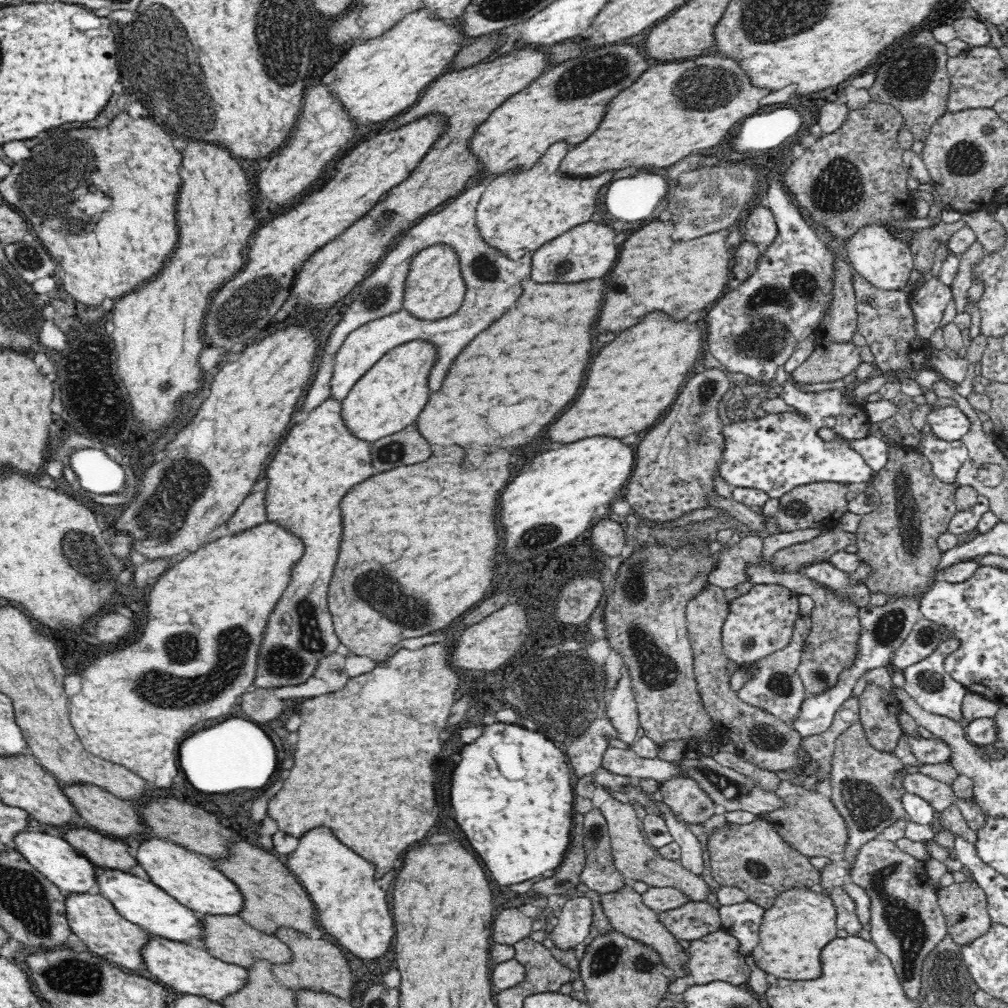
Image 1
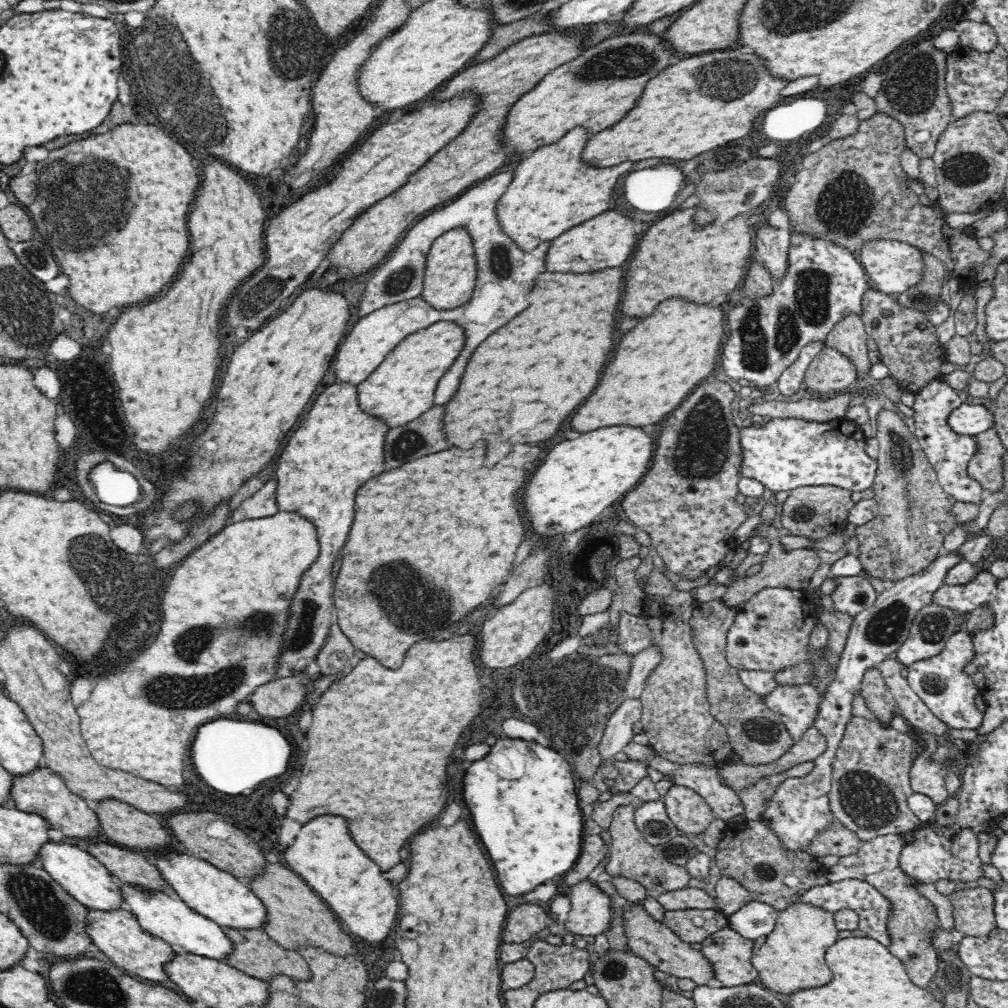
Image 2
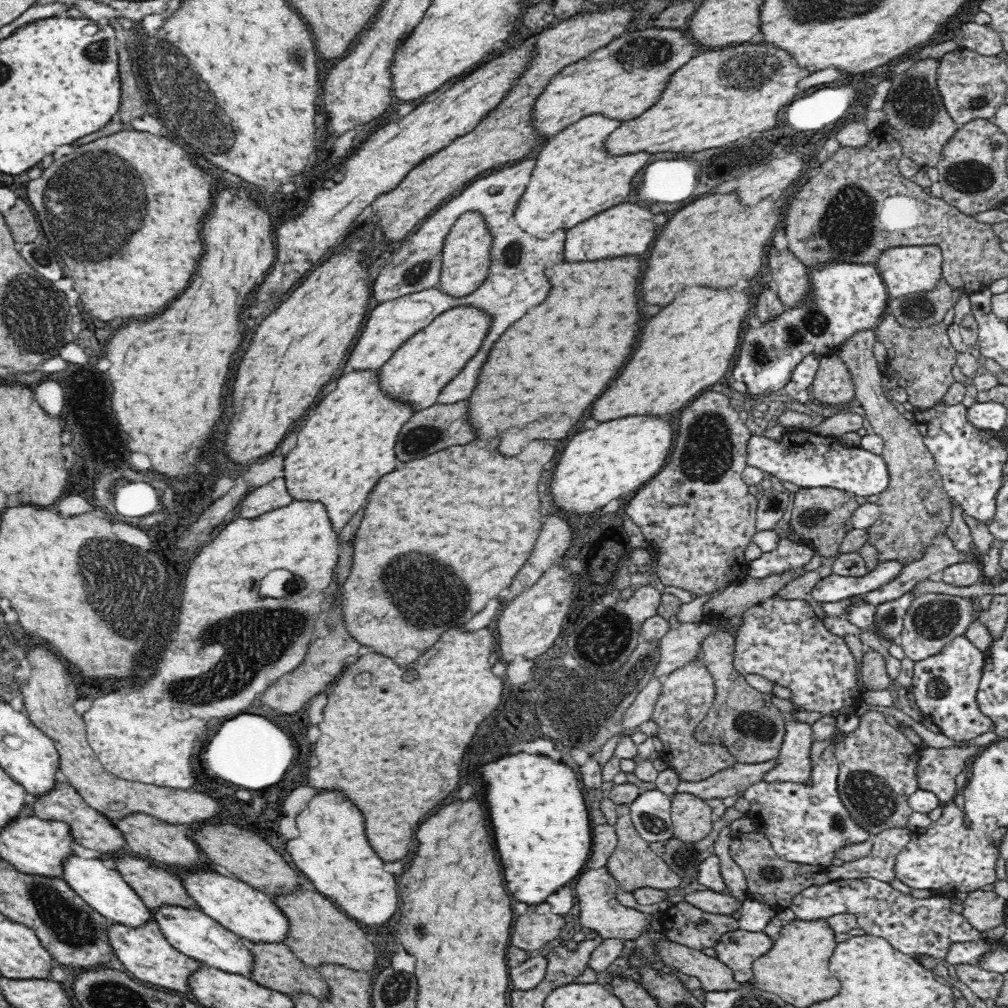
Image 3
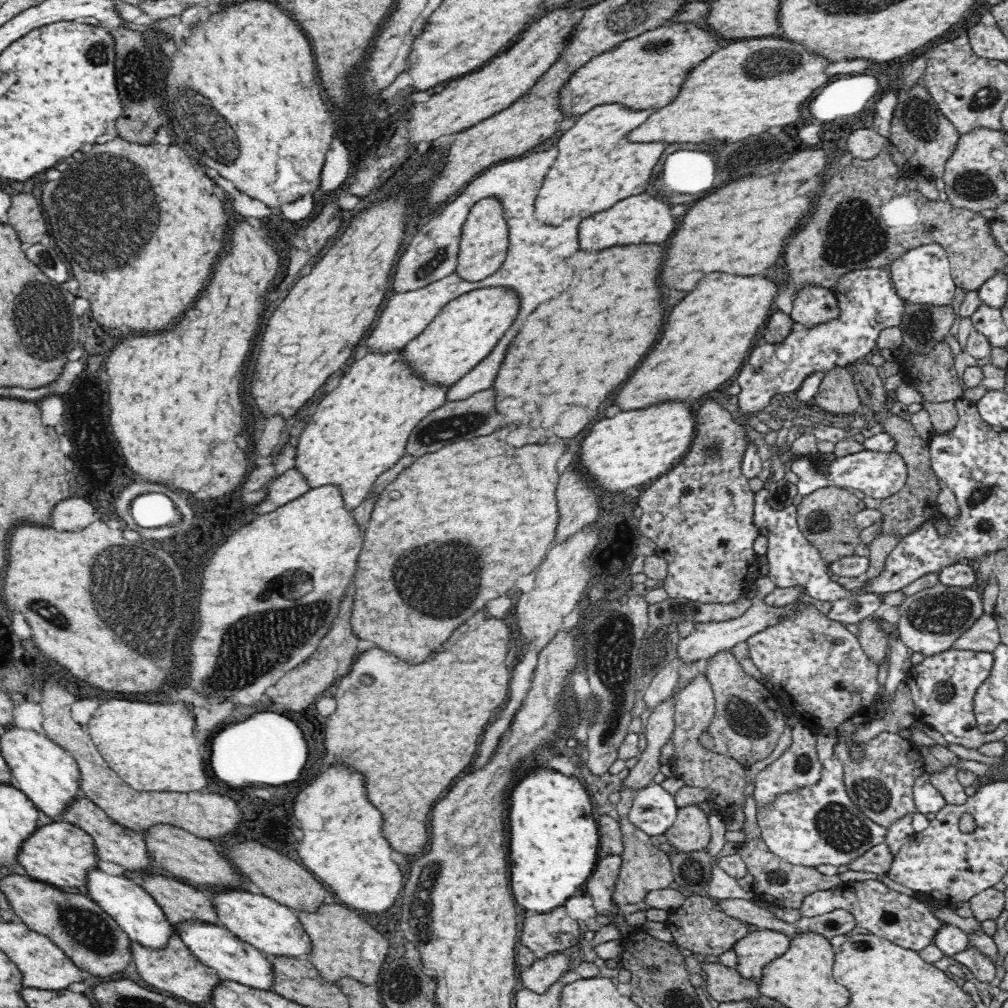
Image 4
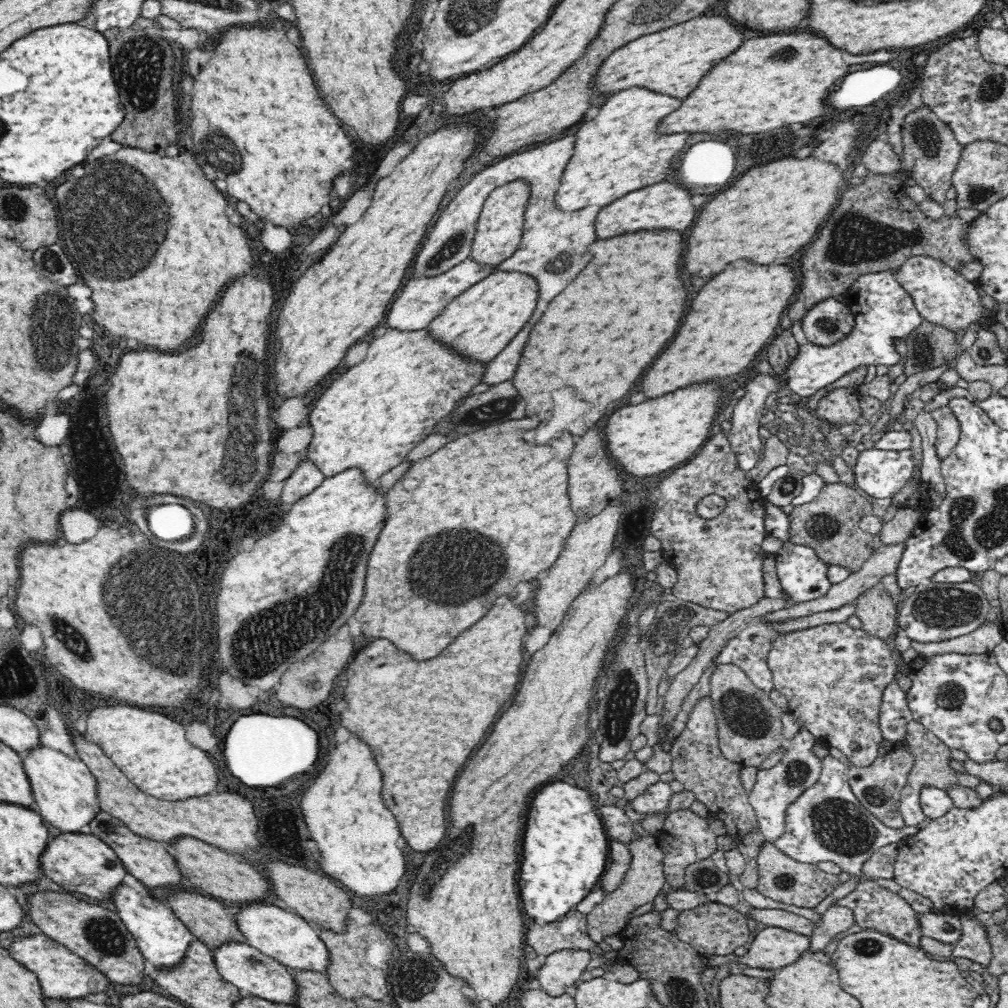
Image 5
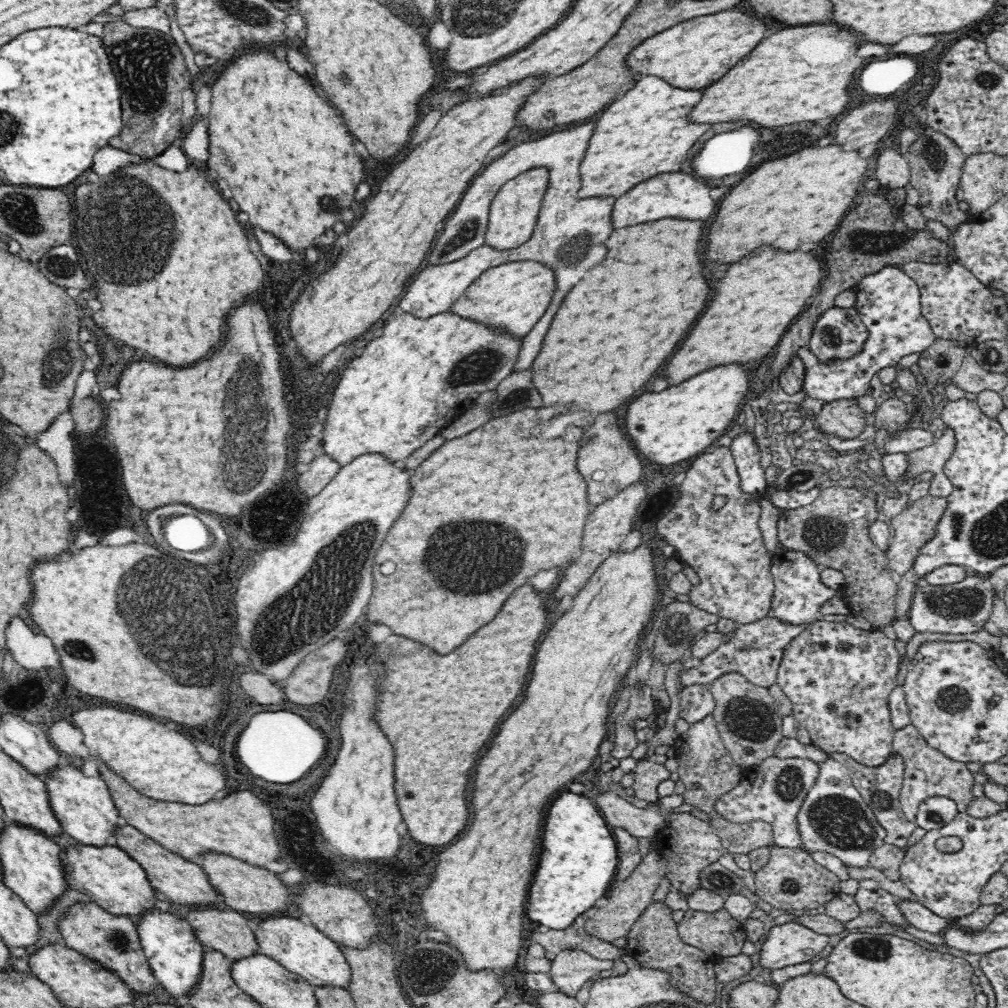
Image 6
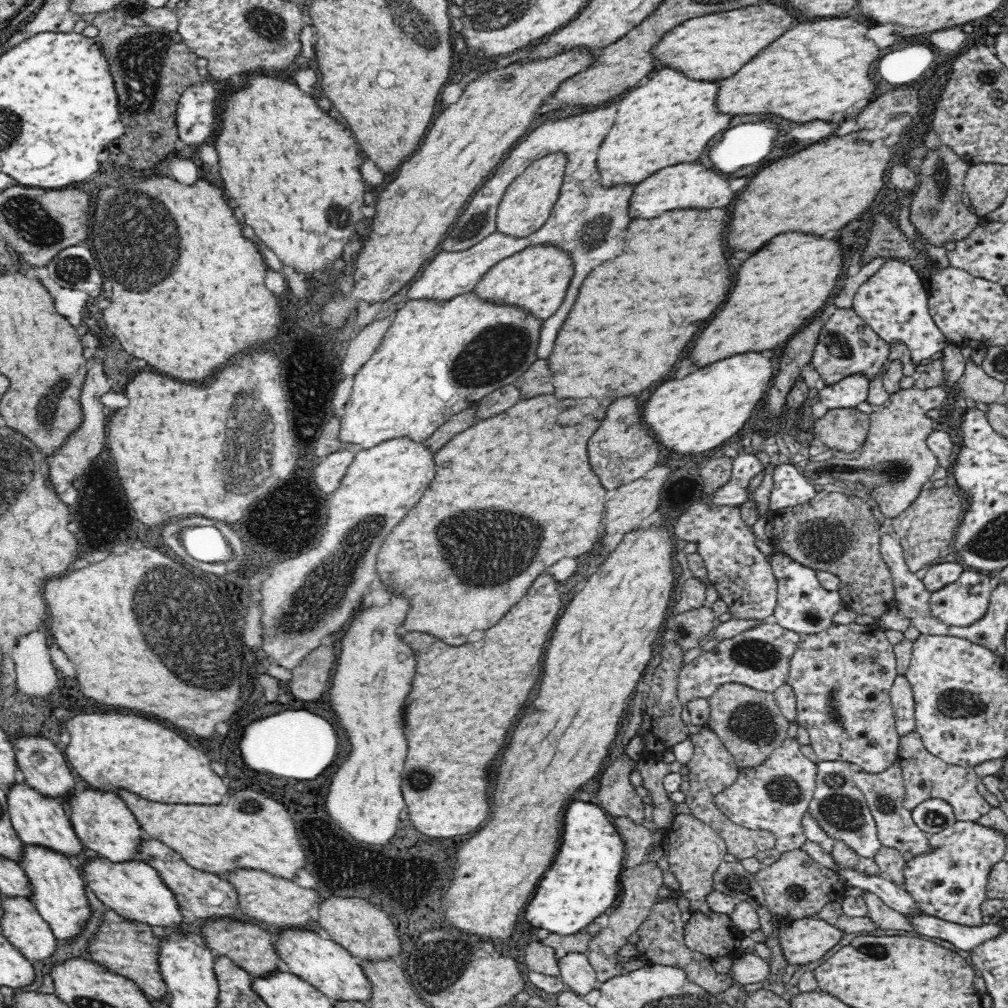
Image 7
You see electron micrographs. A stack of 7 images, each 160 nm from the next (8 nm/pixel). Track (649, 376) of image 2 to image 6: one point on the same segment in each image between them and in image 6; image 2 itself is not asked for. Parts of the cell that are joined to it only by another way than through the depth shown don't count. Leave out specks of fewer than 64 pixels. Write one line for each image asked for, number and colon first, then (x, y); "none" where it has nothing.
3: (689, 345)
4: (707, 337)
5: (731, 319)
6: (750, 308)

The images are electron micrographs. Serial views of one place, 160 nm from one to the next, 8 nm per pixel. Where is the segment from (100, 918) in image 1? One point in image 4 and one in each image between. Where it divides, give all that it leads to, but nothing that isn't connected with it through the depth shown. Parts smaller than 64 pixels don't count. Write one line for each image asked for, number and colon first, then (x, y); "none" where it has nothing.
2: (116, 933)
3: (143, 950)
4: (174, 969)

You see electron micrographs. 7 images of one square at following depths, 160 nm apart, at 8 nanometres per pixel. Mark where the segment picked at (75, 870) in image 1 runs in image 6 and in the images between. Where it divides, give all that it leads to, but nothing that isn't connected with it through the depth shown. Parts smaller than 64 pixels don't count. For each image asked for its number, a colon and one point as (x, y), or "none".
2: (82, 876)
3: (99, 884)
4: (139, 916)
5: (163, 939)
6: (174, 953)

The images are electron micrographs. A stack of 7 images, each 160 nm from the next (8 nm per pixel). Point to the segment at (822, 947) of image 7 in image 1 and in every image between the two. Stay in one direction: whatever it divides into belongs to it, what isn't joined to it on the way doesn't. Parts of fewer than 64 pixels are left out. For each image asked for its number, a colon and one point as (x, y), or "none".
1: (713, 958)
2: (729, 953)
3: (738, 949)
4: (760, 946)
5: (772, 948)
6: (790, 943)

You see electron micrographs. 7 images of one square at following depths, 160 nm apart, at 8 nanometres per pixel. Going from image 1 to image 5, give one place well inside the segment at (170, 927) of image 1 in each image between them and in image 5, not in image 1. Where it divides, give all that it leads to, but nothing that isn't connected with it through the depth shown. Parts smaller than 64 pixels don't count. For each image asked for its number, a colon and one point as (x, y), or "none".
2: (173, 921)
3: (194, 933)
4: (213, 945)
5: (253, 973)

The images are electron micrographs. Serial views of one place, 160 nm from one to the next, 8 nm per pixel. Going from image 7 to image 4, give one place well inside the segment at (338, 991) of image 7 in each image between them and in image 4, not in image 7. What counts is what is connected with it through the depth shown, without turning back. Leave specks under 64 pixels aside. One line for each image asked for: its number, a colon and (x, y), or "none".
4: (273, 928)
5: (282, 934)
6: (295, 943)

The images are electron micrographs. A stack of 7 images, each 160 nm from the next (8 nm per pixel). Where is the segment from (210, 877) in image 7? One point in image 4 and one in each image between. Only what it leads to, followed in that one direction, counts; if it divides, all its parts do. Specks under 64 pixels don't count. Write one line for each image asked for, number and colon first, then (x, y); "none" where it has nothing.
4: (113, 842)
5: (147, 860)
6: (176, 879)

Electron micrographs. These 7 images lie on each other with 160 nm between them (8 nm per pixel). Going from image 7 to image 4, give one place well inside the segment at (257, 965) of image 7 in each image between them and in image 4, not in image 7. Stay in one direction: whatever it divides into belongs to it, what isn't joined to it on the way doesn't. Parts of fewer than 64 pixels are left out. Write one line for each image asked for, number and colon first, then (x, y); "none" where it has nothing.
4: (179, 901)
5: (206, 918)
6: (226, 931)

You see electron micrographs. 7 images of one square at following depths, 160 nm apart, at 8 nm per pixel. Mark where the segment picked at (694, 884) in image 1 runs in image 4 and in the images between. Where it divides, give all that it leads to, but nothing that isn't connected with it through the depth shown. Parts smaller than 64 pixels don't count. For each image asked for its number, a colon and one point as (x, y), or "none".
2: (631, 855)
3: (633, 864)
4: (644, 868)

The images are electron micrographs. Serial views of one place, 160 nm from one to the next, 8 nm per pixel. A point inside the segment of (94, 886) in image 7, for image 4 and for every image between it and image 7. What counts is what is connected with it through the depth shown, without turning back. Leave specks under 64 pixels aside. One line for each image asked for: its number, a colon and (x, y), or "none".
4: (59, 853)
5: (80, 862)
6: (117, 883)

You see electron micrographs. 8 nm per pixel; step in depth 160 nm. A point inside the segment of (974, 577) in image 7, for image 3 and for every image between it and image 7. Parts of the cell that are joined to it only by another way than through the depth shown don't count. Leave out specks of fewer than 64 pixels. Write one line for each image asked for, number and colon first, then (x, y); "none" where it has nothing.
3: (933, 620)
4: (931, 621)
5: (936, 612)
6: (962, 608)

